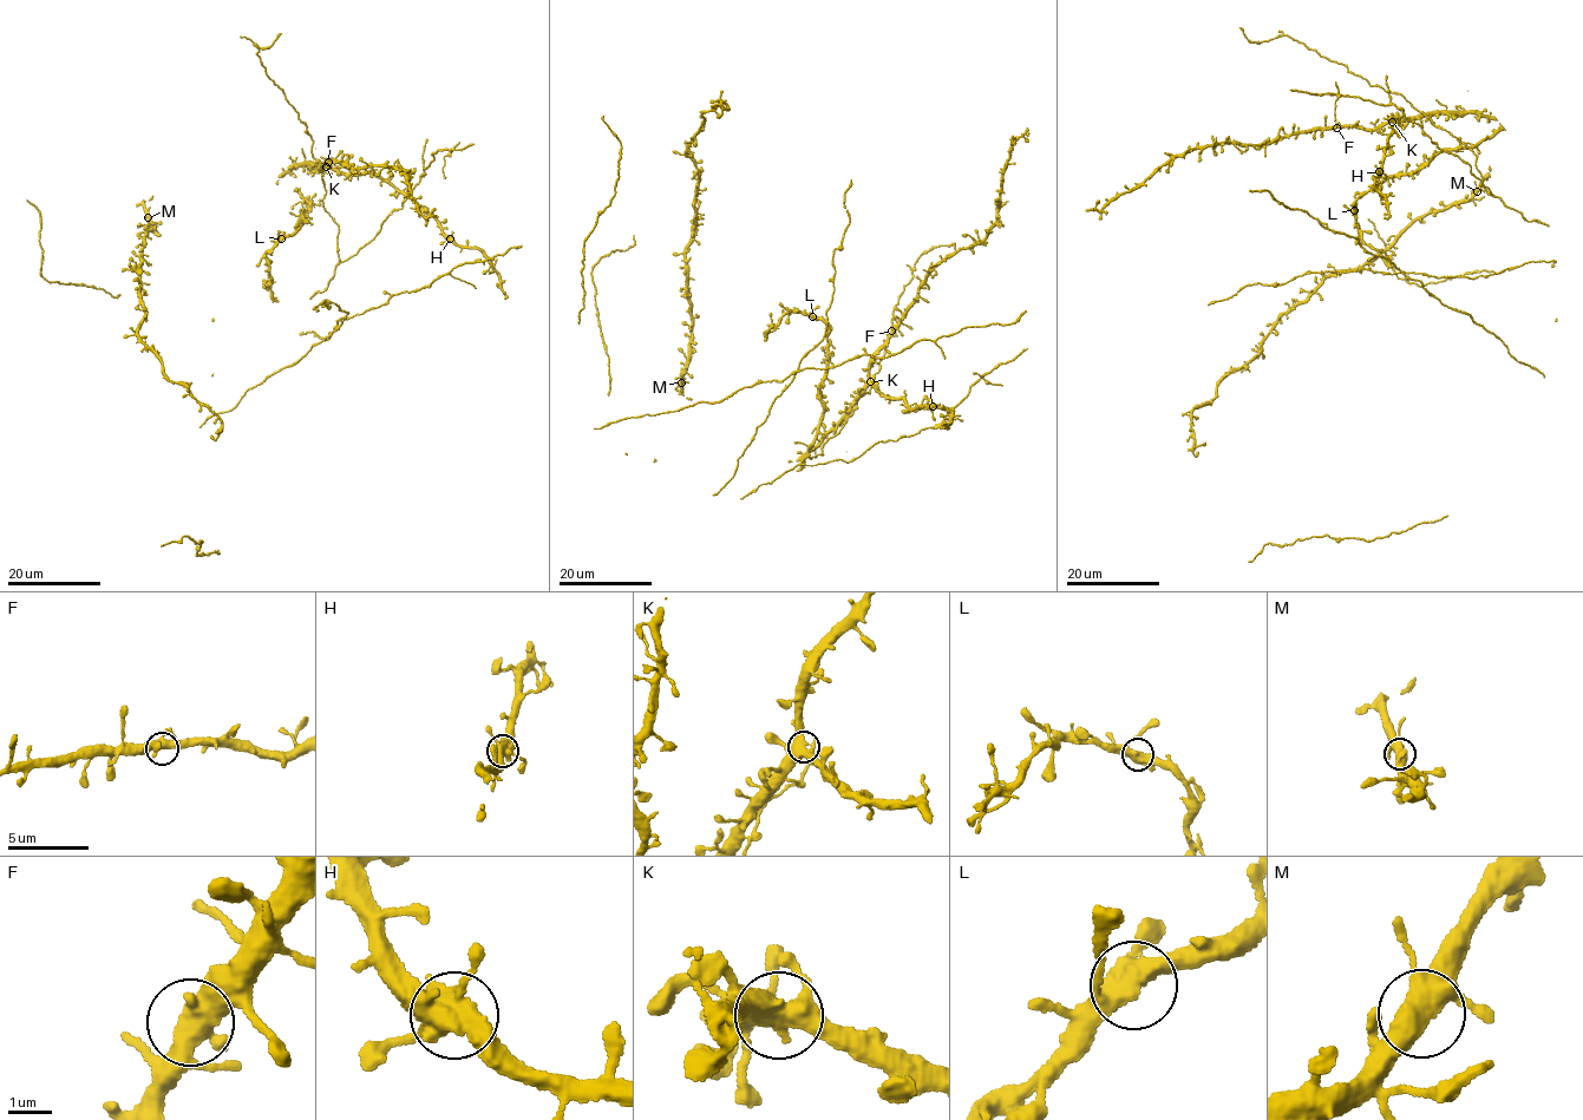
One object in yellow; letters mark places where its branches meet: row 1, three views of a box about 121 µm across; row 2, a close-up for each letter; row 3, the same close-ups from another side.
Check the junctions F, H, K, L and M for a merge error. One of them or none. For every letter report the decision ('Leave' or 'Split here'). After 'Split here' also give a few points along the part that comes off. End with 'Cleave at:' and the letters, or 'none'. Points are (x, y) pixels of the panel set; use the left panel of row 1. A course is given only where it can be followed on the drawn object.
F: Leave
H: Leave
K: Leave
L: Leave
M: Leave
Cleave at: none

